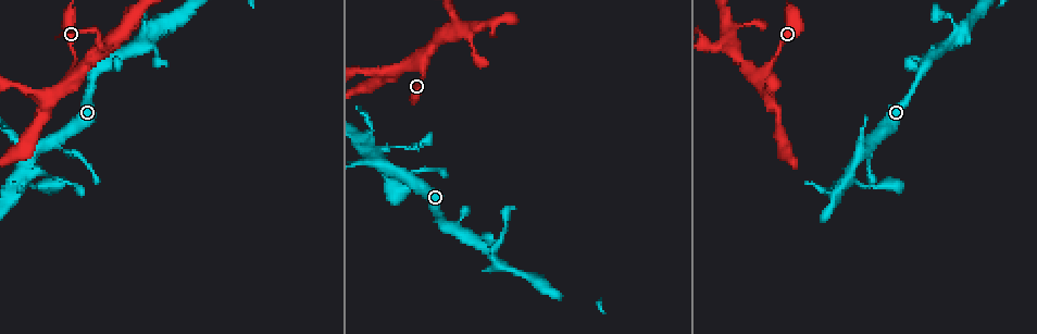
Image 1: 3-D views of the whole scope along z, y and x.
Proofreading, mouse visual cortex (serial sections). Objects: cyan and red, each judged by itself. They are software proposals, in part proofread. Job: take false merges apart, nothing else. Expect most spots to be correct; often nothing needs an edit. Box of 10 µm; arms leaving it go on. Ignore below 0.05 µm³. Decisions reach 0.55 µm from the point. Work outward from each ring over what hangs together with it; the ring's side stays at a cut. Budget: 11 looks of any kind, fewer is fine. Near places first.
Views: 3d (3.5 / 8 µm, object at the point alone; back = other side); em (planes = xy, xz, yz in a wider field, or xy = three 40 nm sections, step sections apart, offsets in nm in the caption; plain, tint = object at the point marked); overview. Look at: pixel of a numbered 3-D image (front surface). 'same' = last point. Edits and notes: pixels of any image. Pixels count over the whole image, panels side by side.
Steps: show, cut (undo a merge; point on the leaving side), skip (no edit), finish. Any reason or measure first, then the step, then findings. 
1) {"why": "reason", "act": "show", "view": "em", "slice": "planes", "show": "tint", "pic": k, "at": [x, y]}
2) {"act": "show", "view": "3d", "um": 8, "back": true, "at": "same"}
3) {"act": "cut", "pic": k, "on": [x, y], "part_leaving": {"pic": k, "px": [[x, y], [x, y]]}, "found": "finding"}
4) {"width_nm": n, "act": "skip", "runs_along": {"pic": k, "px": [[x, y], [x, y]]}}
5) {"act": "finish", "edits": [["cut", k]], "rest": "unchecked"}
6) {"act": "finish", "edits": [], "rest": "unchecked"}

{"why": "a fork", "act": "show", "view": "3d", "um": 3.5, "pic": 1, "at": [141, 43]}

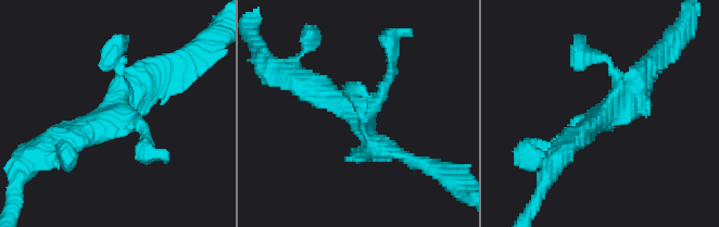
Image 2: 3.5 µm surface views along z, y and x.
{"why": "now the EM", "act": "show", "view": "em", "slice": "xy", "step": 3, "show": "tint", "pic": 2, "at": [603, 116]}

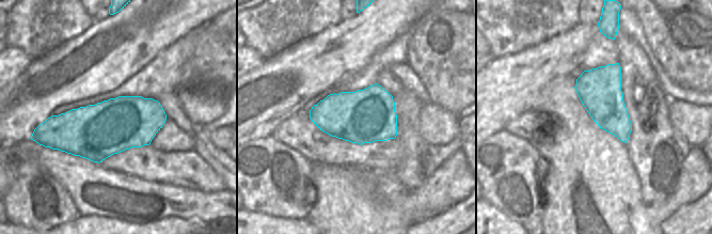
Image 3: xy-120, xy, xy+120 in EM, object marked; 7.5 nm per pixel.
{"why": "another direction", "act": "show", "view": "em", "slice": "xy", "step": 1, "show": "tint", "at": "same"}

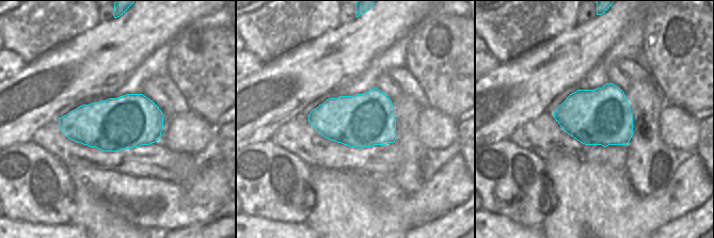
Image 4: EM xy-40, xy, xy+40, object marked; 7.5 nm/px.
{"act": "skip", "runs_along": {"pic": 2, "px": [[303, 83], [396, 152]]}, "found": "one cell here"}

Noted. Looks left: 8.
{"why": "a narrow waist", "act": "show", "view": "3d", "um": 3.5, "pic": 1, "at": [851, 178]}

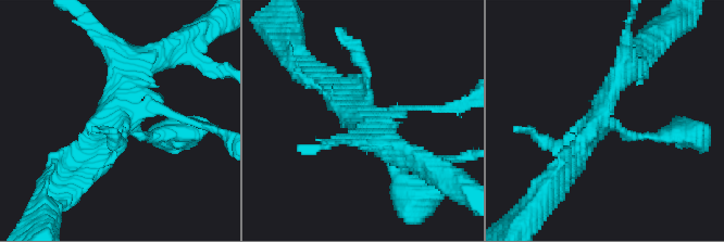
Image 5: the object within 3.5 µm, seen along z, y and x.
{"act": "show", "view": "em", "slice": "xy", "step": 3, "show": "tint", "pic": 5, "at": [356, 115]}

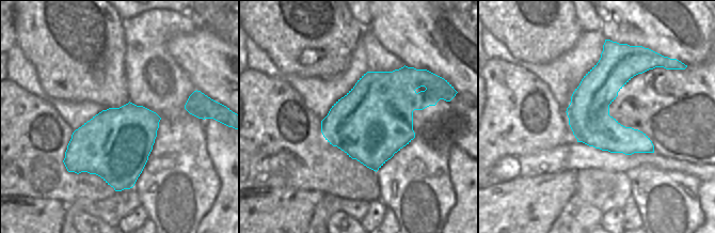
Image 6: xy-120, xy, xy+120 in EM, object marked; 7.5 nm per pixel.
{"act": "show", "view": "em", "slice": "xy", "step": 2, "show": "tint", "at": "same"}

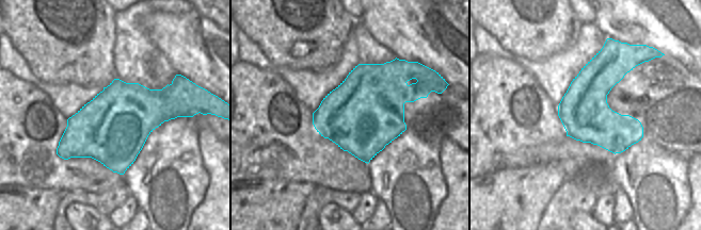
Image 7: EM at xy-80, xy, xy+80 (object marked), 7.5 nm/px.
{"act": "skip", "runs_along": {"pic": 5, "px": [[632, 62], [600, 122], [648, 135]]}, "found": "one cell here"}

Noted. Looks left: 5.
{"why": "a fork", "act": "show", "view": "3d", "um": 3.5, "back": true, "pic": 1, "at": [47, 99]}

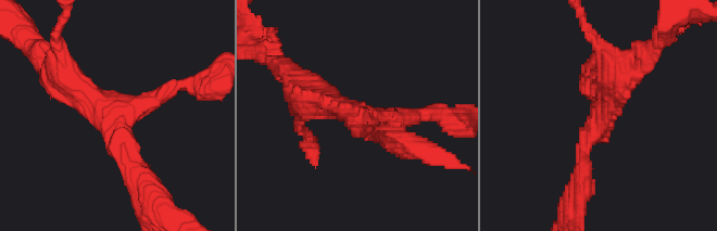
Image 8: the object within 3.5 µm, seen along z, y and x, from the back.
{"act": "show", "view": "em", "slice": "xy", "step": 3, "show": "tint", "pic": 8, "at": [110, 118]}

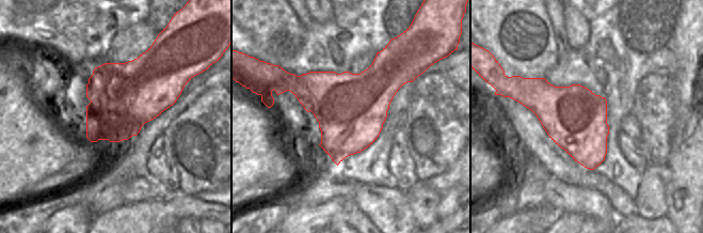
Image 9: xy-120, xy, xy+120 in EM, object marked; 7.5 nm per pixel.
{"act": "skip", "runs_along": {"pic": 8, "px": [[57, 65], [110, 116], [136, 176]]}, "found": "all the same cell"}

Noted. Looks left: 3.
{"why": "three-way junction", "act": "show", "view": "3d", "um": 3.5, "pic": 1, "at": [457, 29]}

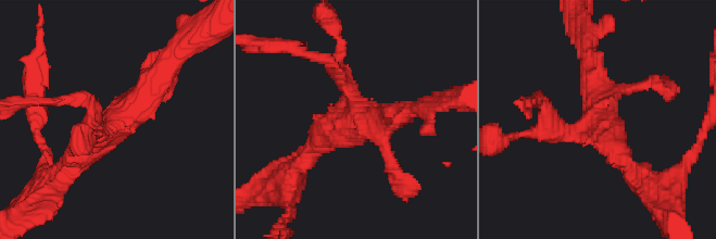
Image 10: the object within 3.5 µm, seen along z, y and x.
{"arms": 3, "arm_widths_nm": [200, 300, 400], "why": "shape alone is not enough", "act": "show", "view": "em", "slice": "xy", "step": 2, "show": "tint", "pic": 10, "at": [358, 122]}

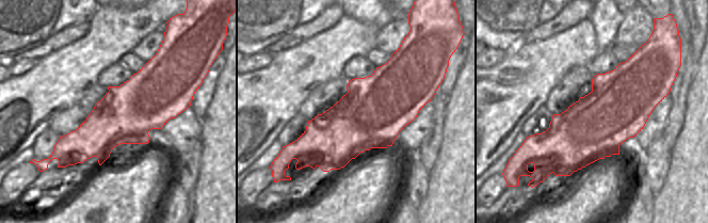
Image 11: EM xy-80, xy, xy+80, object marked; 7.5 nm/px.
{"act": "skip", "runs_along": {"pic": 10, "px": [[66, 171], [143, 100], [160, 71]]}, "found": "all the same cell"}

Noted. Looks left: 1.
{"act": "finish", "edits": [], "rest": "unchecked"}

